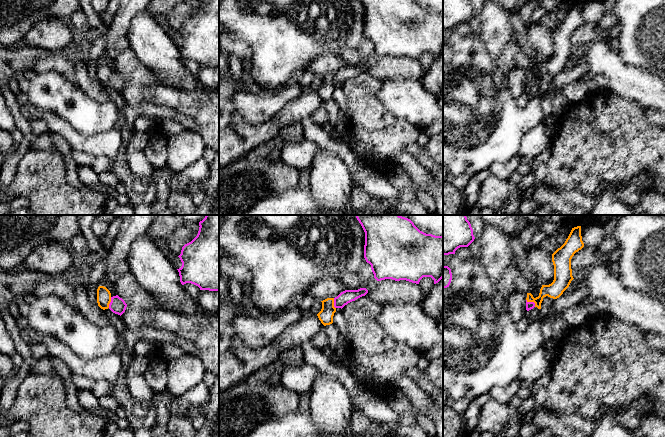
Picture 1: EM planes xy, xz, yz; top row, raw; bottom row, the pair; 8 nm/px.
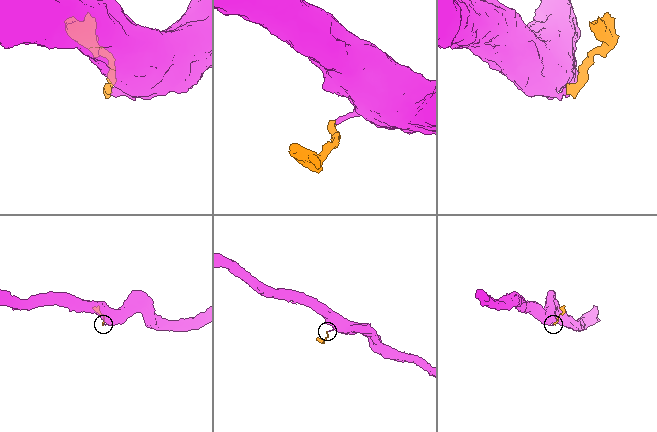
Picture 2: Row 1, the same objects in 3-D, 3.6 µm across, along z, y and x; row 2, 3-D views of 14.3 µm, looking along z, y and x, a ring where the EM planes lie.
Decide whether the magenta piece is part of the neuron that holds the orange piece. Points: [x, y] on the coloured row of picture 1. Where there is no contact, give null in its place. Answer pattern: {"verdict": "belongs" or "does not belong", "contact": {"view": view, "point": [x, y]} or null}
{"verdict": "does not belong", "contact": {"view": "yz", "point": [532, 301]}}

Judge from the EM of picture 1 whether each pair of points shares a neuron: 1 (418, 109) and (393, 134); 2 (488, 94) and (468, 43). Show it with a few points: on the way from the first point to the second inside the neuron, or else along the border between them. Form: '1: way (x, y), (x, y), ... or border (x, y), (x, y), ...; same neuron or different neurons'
1: border (386, 109), (391, 114), (416, 125), (421, 130); different neurons
2: way (475, 81), (470, 76), (469, 56); same neuron

